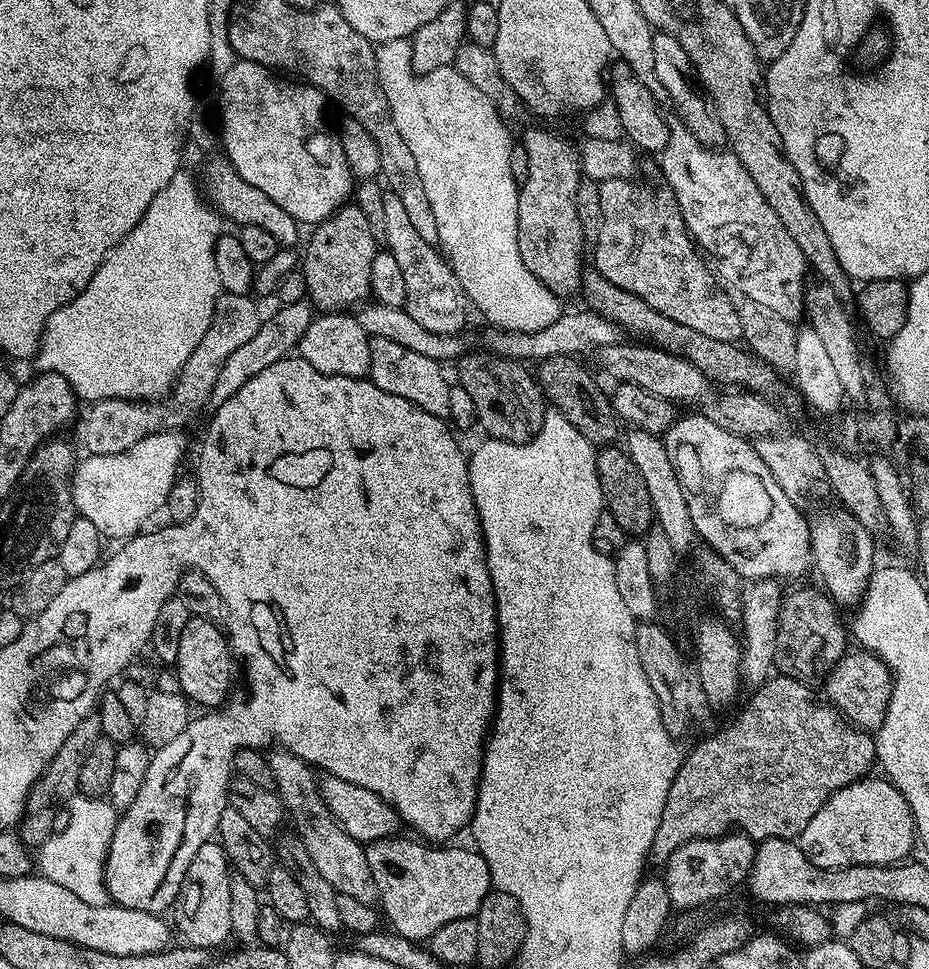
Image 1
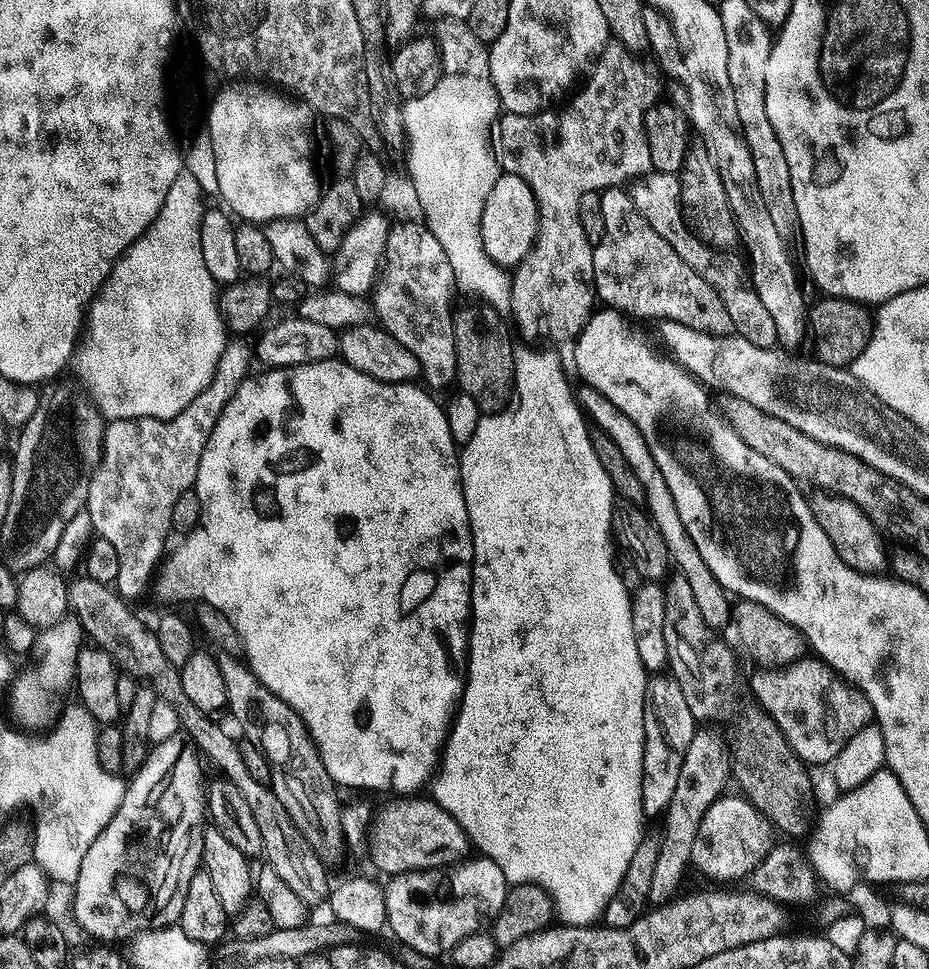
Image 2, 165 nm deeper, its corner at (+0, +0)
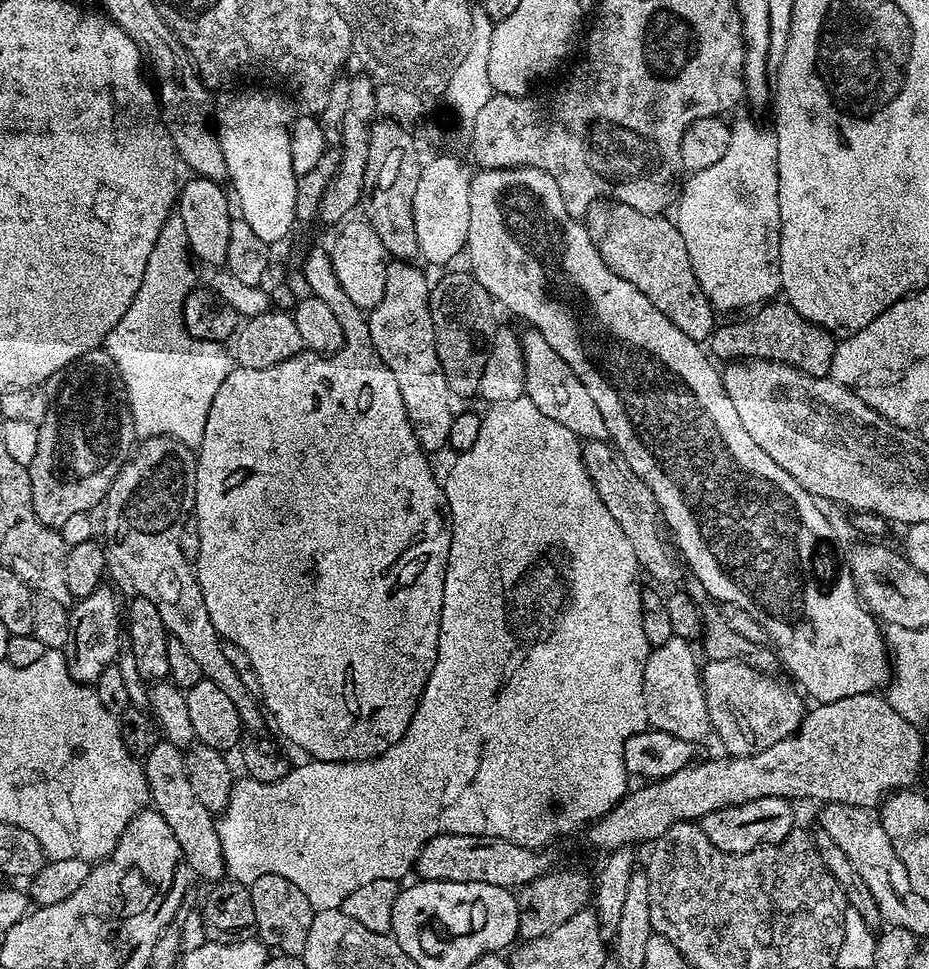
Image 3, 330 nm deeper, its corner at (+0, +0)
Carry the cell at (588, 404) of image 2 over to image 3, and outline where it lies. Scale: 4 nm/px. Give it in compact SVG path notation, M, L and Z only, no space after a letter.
M535 330L523 333L522 343L526 362L524 390L528 400L534 402L534 406L538 406L538 410L542 410L542 414L546 414L546 418L554 418L554 422L566 426L566 430L570 430L575 436L580 437L581 441L608 440L606 421L603 420L602 413L598 411L598 405L594 403L594 398L586 390L586 386L582 386L582 378L578 378L578 374L574 374L574 370L570 370L566 358L562 358L562 354L558 354L558 350L554 350L554 346L550 346L550 342L546 342L546 338L542 338L542 334Z

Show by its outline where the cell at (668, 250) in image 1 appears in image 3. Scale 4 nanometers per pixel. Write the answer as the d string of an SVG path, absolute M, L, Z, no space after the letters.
M617 203L610 214L606 238L598 242L598 247L606 266L610 266L618 278L626 278L630 286L638 286L638 290L642 290L642 294L646 294L646 298L650 298L650 302L654 302L686 338L704 342L711 337L718 327L718 313L694 274L682 234L667 215L651 216L631 203Z

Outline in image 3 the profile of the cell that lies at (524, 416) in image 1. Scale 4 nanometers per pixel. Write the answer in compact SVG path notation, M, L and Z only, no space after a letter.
M471 271L448 272L433 283L428 298L430 314L434 322L434 342L438 350L438 362L442 362L442 374L450 386L453 397L475 397L480 391L482 370L486 370L486 358L490 358L492 339L496 336L498 321L492 313L492 295L478 282Z

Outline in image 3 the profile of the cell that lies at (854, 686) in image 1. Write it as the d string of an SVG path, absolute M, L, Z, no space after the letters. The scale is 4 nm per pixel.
M733 659L729 661L708 660L701 669L704 697L707 700L707 716L715 736L728 748L732 740L728 728L737 740L734 754L748 757L750 754L768 750L774 743L790 737L800 728L806 715L801 693L791 684L776 679L775 675L754 670L745 663Z

